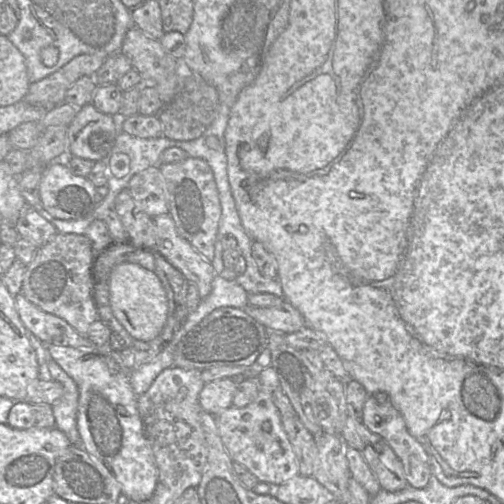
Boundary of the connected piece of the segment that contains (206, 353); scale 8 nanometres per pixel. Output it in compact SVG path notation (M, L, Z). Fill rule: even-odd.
M221 307L212 311L172 350L174 367L204 370L220 366L251 366L268 346L269 330L244 309Z

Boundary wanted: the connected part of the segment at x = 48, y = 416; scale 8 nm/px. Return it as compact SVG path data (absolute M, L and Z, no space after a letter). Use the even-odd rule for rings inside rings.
M15 401L6 425L16 429L55 428L52 405Z

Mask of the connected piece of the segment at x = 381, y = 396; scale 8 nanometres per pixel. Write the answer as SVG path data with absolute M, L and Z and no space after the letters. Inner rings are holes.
M379 392L368 395L363 407L362 421L371 432L380 435L395 452L403 465L409 485L414 488L427 486L432 476L428 455L419 441L411 435L403 416L392 405L386 393Z

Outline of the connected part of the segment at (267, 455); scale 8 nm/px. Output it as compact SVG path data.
M273 367L264 368L258 376L260 391L257 398L243 408L230 407L214 415L221 441L232 461L255 475L259 482L280 485L299 475L299 464L283 428L273 394L279 378Z

